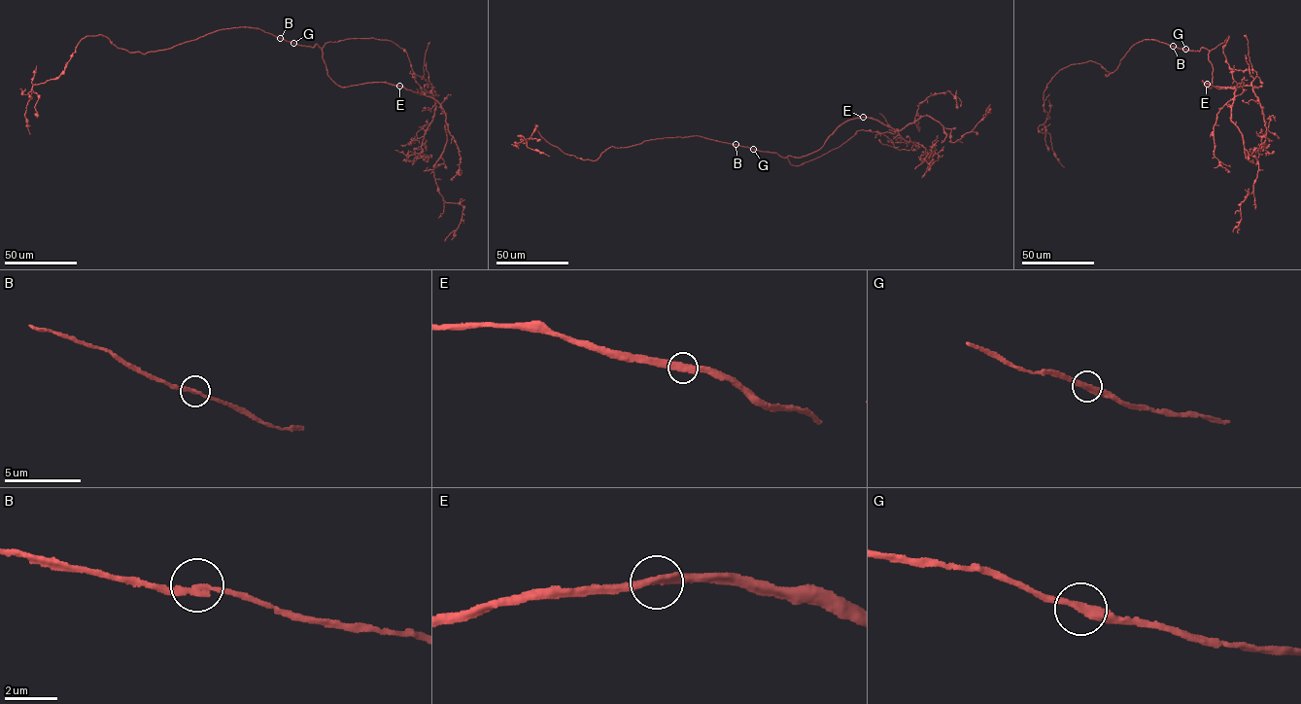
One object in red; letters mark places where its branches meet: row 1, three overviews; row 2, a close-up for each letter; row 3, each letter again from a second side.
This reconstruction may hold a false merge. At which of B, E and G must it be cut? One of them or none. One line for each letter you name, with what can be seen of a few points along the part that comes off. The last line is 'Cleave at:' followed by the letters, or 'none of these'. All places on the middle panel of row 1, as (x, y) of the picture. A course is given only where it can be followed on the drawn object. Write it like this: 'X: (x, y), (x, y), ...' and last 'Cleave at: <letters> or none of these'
Cleave at: none of these

